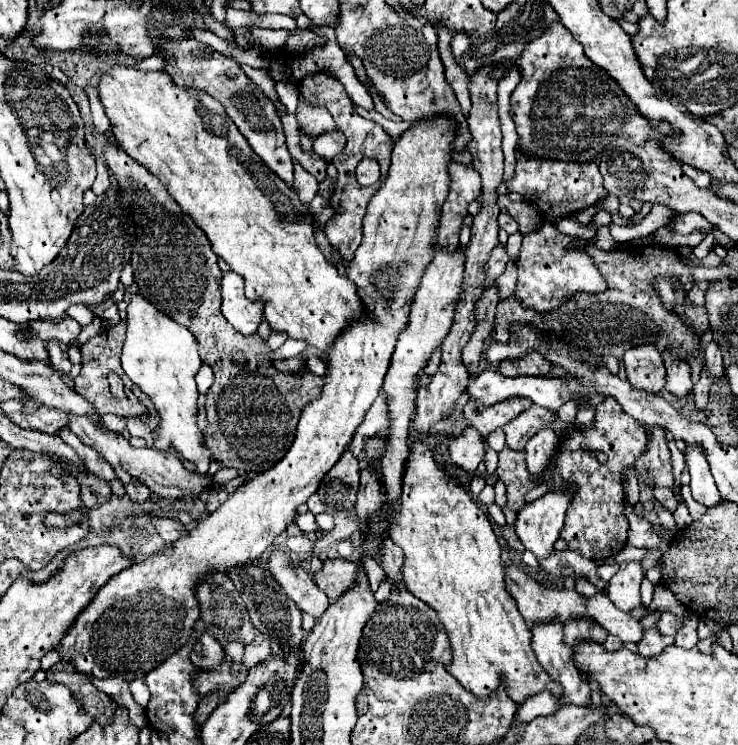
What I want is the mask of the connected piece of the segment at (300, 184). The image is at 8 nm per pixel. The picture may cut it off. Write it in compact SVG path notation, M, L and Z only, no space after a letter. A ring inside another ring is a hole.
M294 161L294 189L304 203L310 203L318 191L316 177L310 175L298 161Z

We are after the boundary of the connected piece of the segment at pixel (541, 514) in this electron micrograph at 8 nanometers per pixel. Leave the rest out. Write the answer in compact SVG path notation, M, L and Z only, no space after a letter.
M552 491L540 499L528 503L516 521L516 533L524 549L532 551L538 559L554 551L554 543L564 527L564 513L568 509L570 495Z

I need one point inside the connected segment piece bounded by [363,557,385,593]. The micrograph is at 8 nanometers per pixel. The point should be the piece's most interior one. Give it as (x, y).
(375, 572)

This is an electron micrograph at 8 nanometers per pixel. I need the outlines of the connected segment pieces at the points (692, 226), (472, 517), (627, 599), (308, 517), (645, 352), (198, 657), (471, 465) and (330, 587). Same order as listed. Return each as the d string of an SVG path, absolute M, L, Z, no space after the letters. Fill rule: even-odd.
M696 213L678 215L678 217L672 221L672 225L668 225L670 231L682 233L682 235L692 233L692 231L696 231L696 229L700 229L700 227L702 227L704 231L712 231L712 225L710 225L702 215L696 215Z
M416 439L410 443L408 459L404 465L402 477L402 495L398 499L400 507L388 513L388 535L394 543L404 549L404 583L406 589L428 603L444 623L450 643L452 643L452 661L446 667L468 691L478 697L490 695L496 691L498 683L504 681L508 695L522 703L530 695L540 691L550 691L560 695L562 687L554 685L552 679L544 677L544 667L536 659L536 653L530 647L532 633L524 623L516 601L504 589L504 567L500 559L500 545L496 533L492 531L488 515L478 507L470 493L458 483L456 477L448 475L440 463L434 459L434 451L422 441Z
M640 561L622 563L618 573L608 583L610 601L622 611L632 611L640 607L642 605L640 601L642 579L644 579L644 569Z
M306 511L304 515L300 513L298 517L296 517L296 525L304 531L304 533L310 533L310 531L318 531L318 525L316 525L316 521L314 521L314 515L310 513L310 511Z
M648 343L644 347L632 347L624 353L622 361L626 365L628 381L636 389L656 393L666 385L666 369L656 347L648 347Z
M204 633L196 639L190 659L200 669L214 669L214 667L222 665L222 661L224 661L224 647L220 647L220 643L214 637Z
M466 427L460 437L452 439L448 451L458 467L468 473L474 473L478 463L484 459L484 437L478 431Z
M332 557L324 561L324 567L314 575L314 581L330 601L336 601L344 591L350 591L350 587L356 585L356 573L360 573L356 561Z

